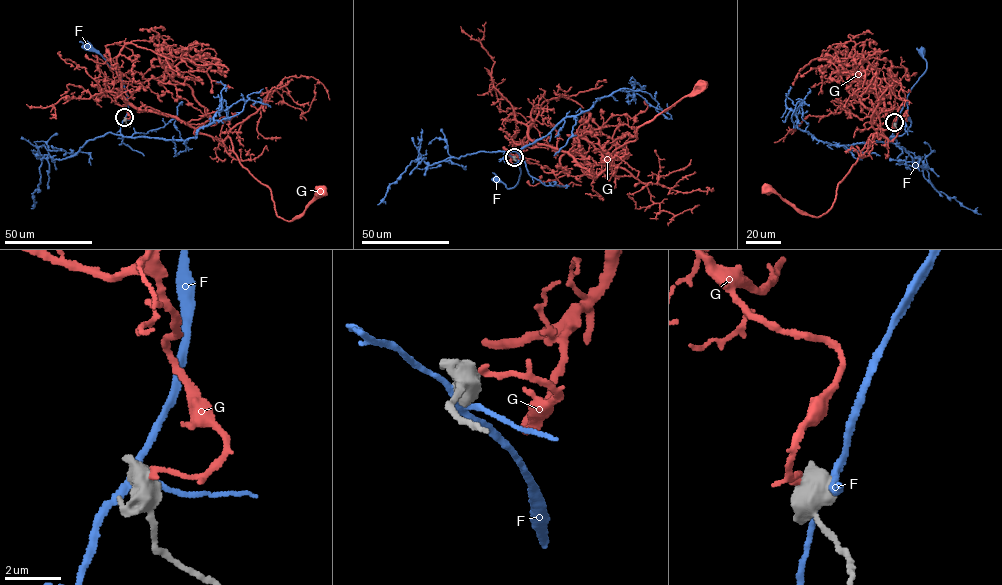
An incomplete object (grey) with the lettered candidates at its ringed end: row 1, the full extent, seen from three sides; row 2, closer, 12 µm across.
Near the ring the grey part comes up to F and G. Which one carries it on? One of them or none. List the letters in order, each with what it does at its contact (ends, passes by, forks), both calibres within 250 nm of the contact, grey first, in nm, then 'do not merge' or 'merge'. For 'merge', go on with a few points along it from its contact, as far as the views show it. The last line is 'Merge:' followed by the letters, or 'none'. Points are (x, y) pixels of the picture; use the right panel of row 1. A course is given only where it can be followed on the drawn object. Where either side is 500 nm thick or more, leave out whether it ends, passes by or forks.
F: 900/200 nm | do not merge
G: 650/190 nm | do not merge
Merge: none

